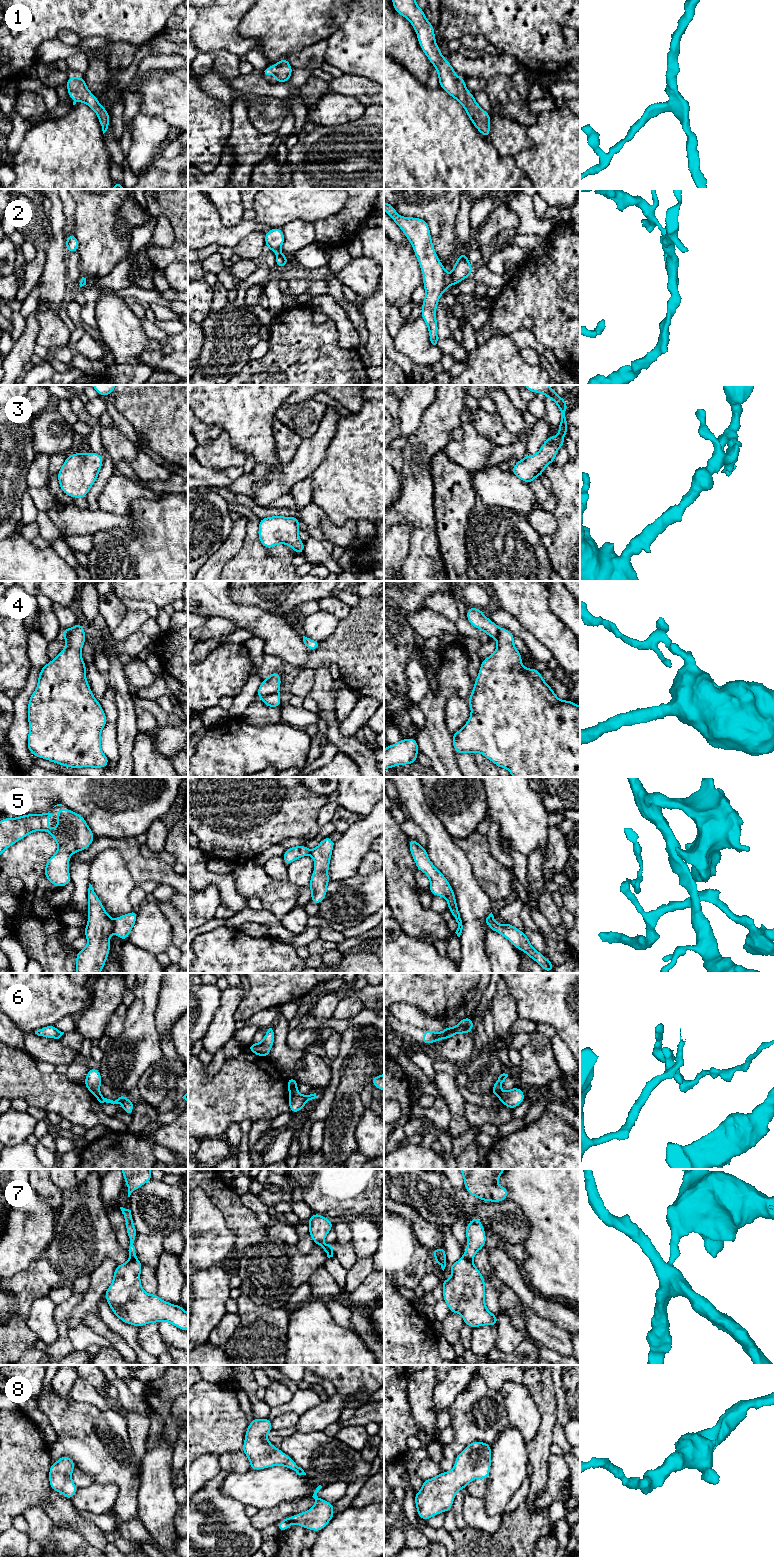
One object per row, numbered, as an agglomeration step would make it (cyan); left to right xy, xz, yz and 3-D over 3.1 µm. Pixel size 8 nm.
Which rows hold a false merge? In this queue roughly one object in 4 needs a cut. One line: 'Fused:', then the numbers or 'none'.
Fused: 2, 4, 5, 6, 7

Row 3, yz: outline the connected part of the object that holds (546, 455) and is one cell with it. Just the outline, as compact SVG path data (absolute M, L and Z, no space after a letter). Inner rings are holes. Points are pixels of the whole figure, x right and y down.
M524 385L533 393L542 393L546 398L554 401L561 411L561 422L557 426L560 434L548 437L542 444L540 450L535 455L526 455L518 460L516 465L511 468L511 472L523 482L530 484L536 477L543 474L547 465L554 462L559 447L565 447L563 437L568 435L567 424L569 421L565 417L568 410L566 400L560 397L553 388L548 385Z

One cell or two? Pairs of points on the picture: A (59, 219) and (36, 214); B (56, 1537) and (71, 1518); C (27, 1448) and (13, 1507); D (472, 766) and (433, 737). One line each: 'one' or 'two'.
A: two
B: two
C: one
D: two

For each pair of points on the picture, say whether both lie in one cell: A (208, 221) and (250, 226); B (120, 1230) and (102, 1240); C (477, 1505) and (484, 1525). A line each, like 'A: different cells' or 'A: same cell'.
A: same cell
B: different cells
C: same cell

